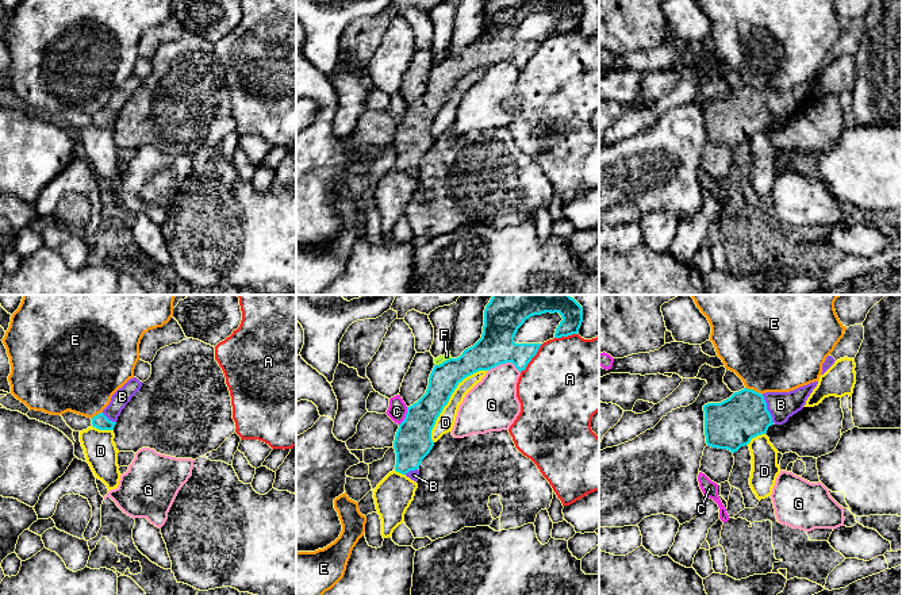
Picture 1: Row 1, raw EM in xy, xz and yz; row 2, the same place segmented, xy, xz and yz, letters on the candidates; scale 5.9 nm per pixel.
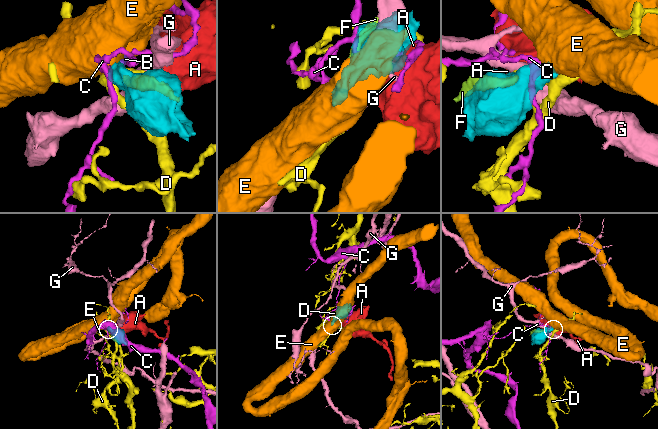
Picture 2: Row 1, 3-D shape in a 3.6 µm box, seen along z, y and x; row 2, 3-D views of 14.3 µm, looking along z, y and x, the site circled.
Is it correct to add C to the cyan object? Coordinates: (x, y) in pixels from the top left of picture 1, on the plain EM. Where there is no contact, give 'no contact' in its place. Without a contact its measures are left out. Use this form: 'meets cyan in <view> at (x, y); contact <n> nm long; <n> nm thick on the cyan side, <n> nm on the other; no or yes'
meets cyan in xz at (406, 114); contact 120 nm long; 220 nm thick on the cyan side, 110 nm on the other; no

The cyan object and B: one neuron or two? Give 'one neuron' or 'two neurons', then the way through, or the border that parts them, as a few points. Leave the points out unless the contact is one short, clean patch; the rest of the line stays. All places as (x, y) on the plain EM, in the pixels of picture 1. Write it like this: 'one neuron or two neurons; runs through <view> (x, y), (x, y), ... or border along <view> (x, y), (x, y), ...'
one neuron; runs through yz (732, 121), (745, 111), (766, 106), (780, 102)

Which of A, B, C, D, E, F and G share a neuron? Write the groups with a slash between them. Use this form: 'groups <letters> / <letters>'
groups A / B / C / D / E / F / G

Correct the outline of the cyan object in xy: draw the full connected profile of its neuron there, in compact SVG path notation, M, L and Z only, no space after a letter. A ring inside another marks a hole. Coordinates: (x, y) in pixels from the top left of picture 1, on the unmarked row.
M137 74L130 76L112 92L110 101L100 111L92 115L92 123L99 127L114 127L122 107L141 87L141 84L142 78Z

